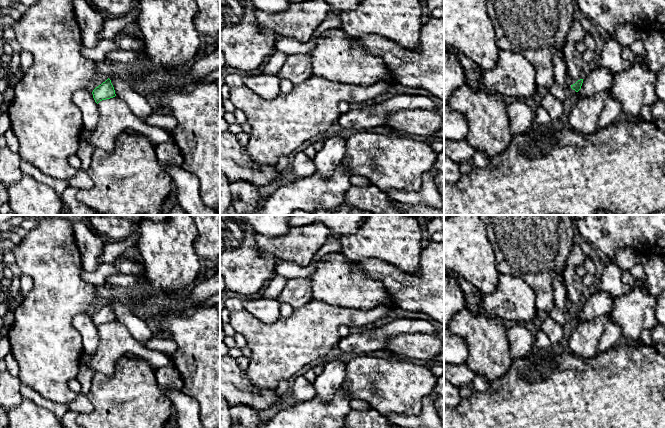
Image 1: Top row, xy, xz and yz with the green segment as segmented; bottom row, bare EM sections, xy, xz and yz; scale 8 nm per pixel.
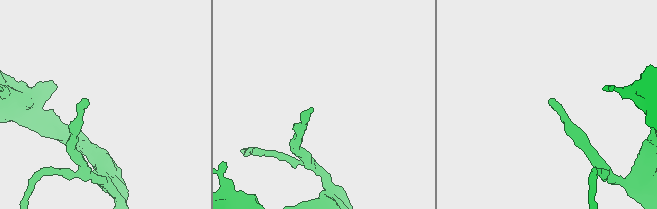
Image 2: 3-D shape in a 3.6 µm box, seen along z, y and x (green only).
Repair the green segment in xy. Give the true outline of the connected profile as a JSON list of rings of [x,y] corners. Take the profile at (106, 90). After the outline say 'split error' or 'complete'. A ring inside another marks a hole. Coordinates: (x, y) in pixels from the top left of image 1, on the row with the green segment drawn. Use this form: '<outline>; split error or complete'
[[[109,78],[101,85],[96,87],[93,90],[92,94],[97,104],[102,100],[110,99],[116,96],[114,87]]]; complete

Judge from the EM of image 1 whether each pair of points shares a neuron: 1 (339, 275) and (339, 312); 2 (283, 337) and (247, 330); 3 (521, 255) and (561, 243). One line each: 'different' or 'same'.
1: different
2: same
3: same

